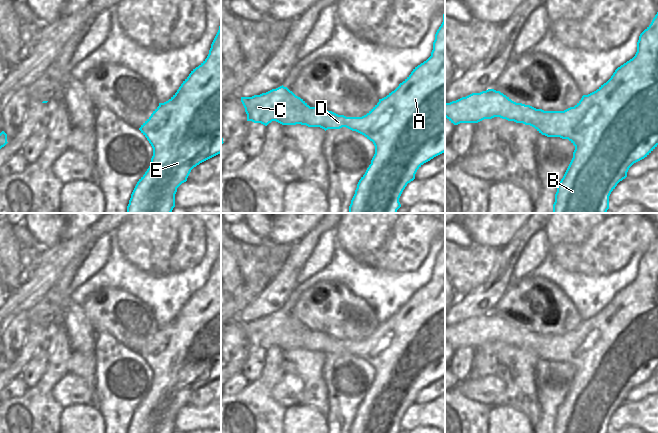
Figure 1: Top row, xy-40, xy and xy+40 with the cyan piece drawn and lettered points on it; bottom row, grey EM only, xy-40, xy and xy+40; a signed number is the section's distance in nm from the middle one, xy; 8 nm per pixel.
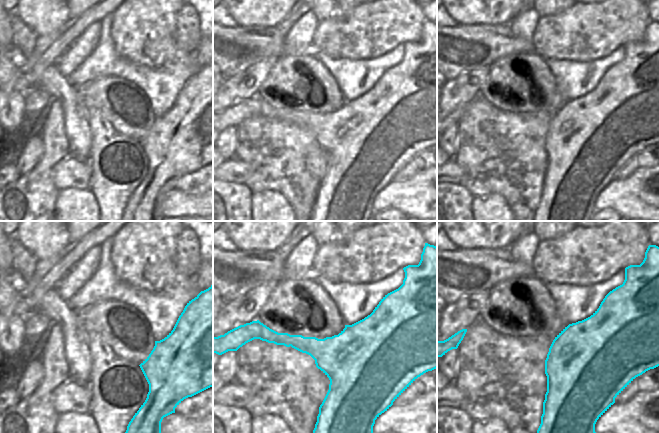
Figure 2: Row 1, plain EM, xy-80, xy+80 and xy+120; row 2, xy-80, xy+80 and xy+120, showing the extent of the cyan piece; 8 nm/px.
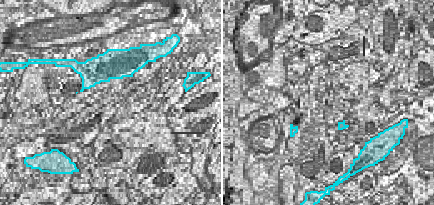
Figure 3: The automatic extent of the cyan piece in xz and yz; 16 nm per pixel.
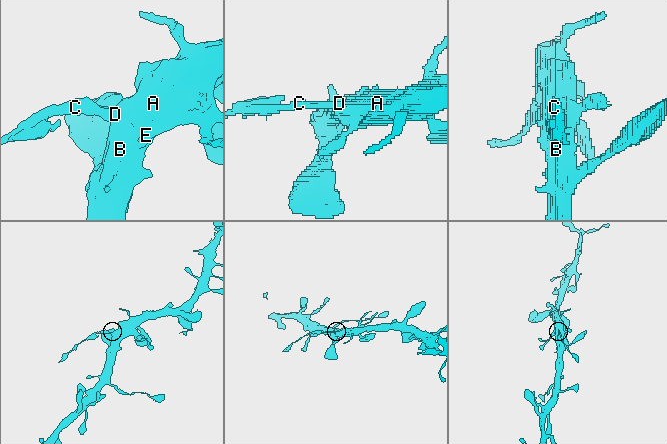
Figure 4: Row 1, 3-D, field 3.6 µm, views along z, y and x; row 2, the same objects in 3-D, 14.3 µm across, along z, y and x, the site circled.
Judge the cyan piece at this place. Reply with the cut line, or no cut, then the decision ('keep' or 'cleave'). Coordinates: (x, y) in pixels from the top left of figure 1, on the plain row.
cut xy (294, 319), (305, 347); cleave

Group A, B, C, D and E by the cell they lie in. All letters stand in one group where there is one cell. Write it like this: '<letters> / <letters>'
A B D E / C

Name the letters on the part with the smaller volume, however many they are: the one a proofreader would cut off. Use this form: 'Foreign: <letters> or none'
Foreign: C

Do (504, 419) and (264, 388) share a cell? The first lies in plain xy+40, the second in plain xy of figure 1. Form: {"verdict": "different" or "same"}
{"verdict": "different"}

